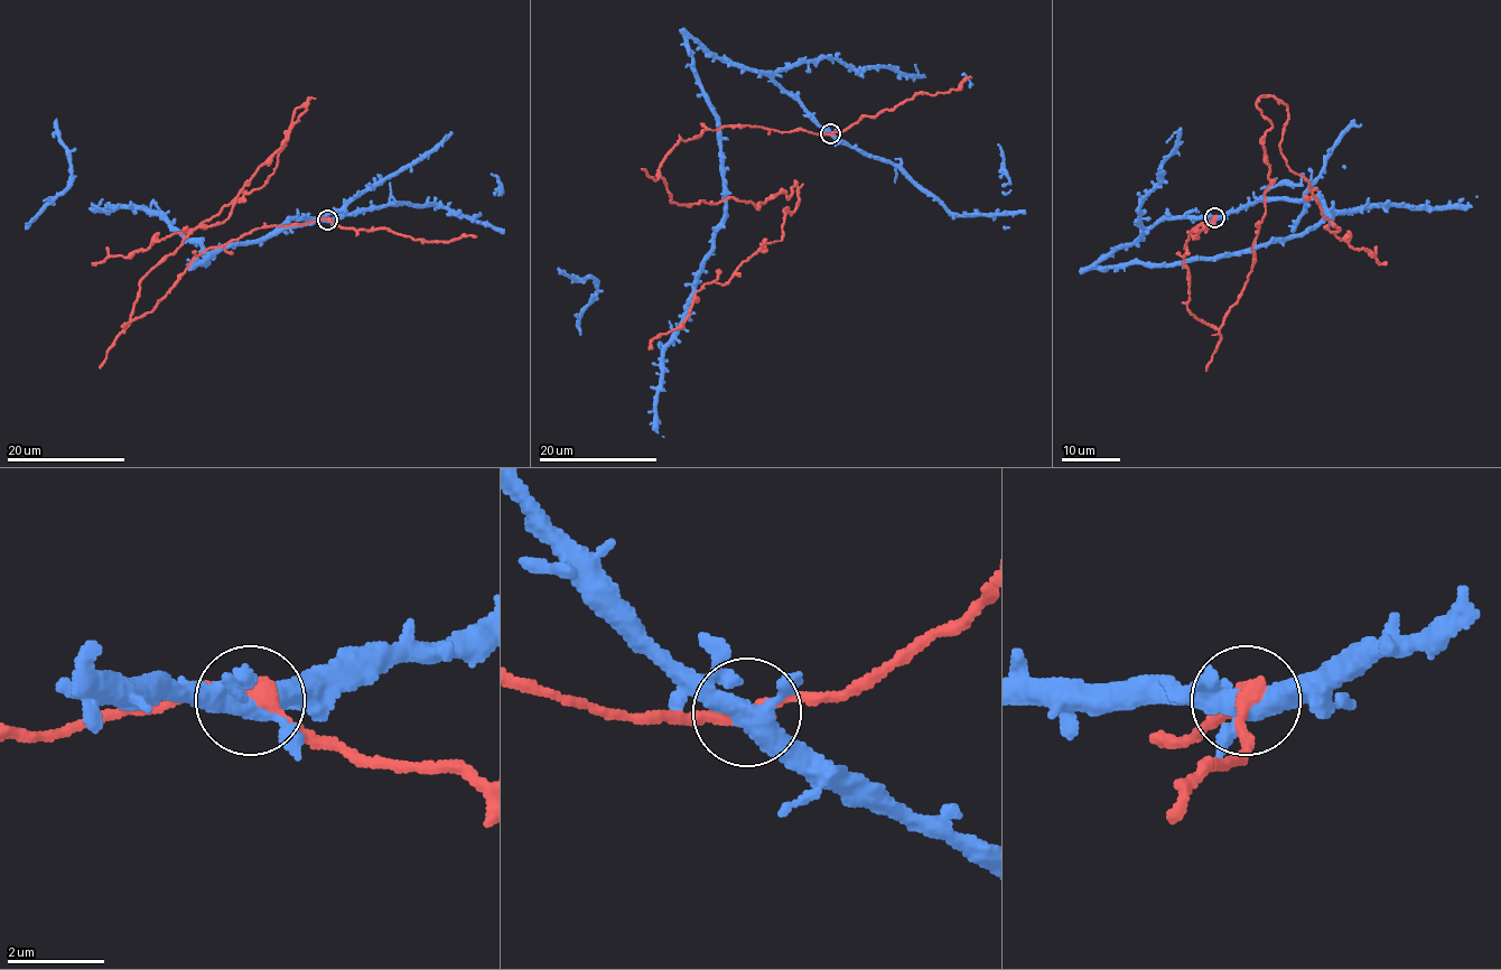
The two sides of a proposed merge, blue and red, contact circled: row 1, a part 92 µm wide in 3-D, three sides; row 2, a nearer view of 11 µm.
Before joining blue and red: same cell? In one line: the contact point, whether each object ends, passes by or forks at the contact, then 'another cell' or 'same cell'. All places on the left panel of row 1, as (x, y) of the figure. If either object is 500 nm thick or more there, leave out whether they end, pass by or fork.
(327, 220) | blue forks | red passes by | another cell

